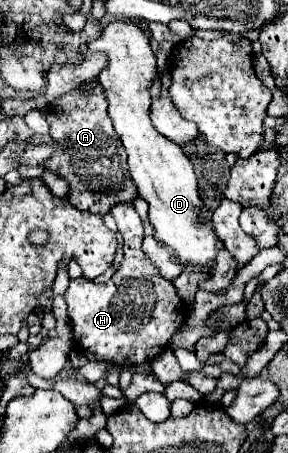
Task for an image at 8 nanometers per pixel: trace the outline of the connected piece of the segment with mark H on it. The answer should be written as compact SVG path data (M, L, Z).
M118 203L110 213L124 237L122 267L102 285L88 283L84 277L70 279L64 297L68 301L68 319L74 341L102 361L132 367L152 361L166 349L172 335L184 325L186 307L176 295L174 285L168 279L162 279L158 269L142 253L140 245L144 239L144 227L134 205Z

